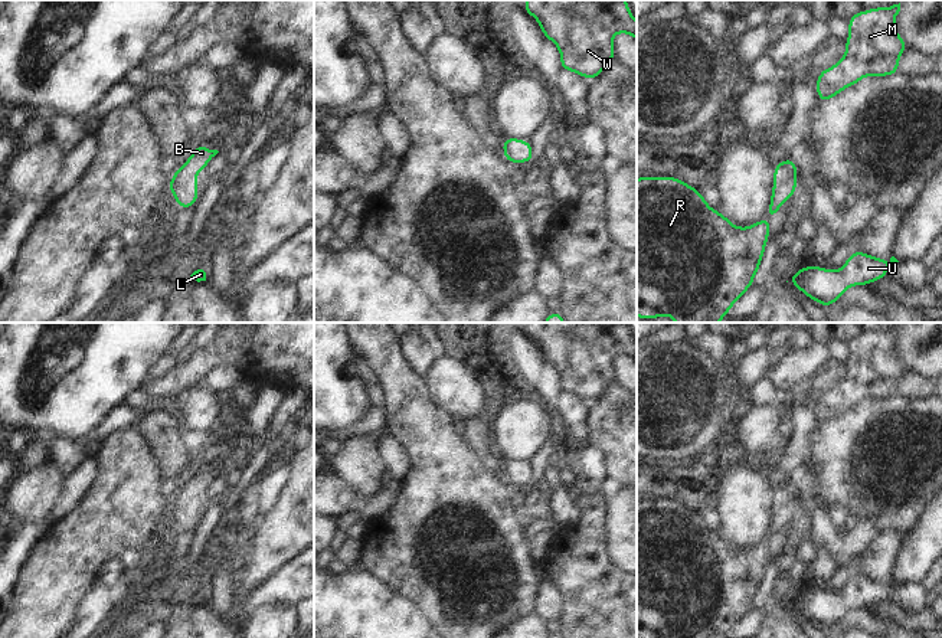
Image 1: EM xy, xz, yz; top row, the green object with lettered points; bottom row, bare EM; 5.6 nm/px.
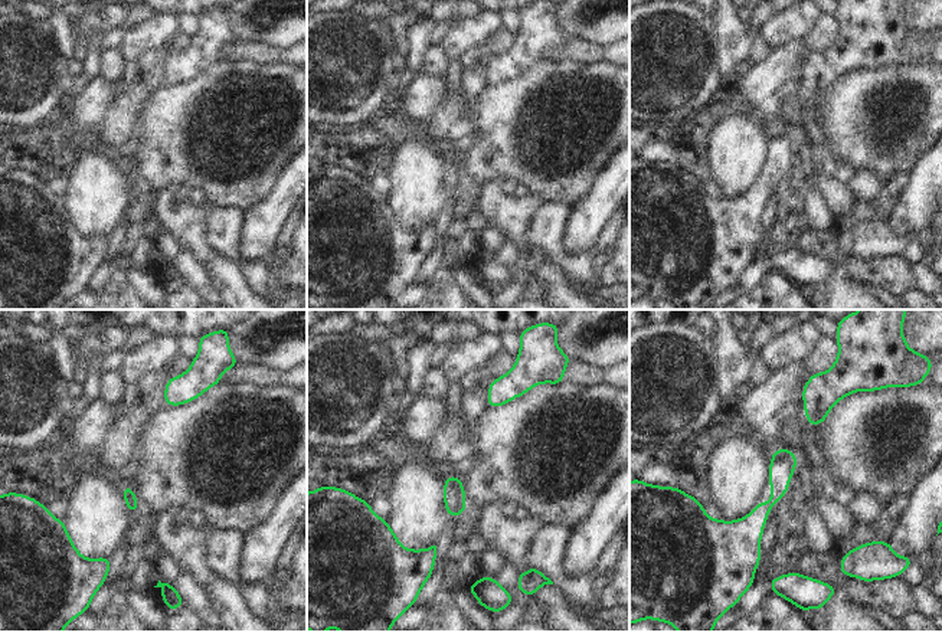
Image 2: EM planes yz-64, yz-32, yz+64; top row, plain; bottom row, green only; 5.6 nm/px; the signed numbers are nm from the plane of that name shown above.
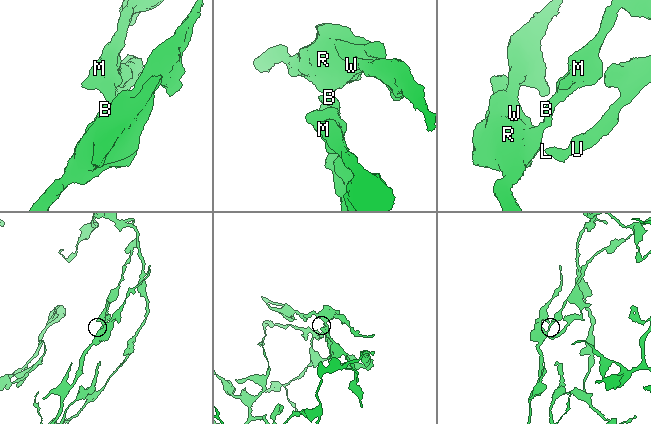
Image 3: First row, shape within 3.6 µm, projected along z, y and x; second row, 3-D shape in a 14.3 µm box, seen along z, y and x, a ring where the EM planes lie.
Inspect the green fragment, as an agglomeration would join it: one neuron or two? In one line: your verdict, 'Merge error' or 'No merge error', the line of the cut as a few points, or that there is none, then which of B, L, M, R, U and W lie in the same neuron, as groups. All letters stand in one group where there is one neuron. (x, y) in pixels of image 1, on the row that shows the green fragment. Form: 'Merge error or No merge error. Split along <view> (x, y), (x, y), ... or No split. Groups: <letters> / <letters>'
No merge error. No split. Groups: B L M R U W.

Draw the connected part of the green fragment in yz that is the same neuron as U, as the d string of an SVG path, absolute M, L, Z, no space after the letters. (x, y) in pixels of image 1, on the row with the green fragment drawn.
M856 251L837 271L808 265L798 269L788 281L809 300L828 308L843 297L847 288L856 285L867 287L870 282L886 278L890 265L897 262L894 256L887 262Z

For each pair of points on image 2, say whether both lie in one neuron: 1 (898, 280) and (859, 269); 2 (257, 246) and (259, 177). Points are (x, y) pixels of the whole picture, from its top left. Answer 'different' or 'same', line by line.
1: same
2: different

